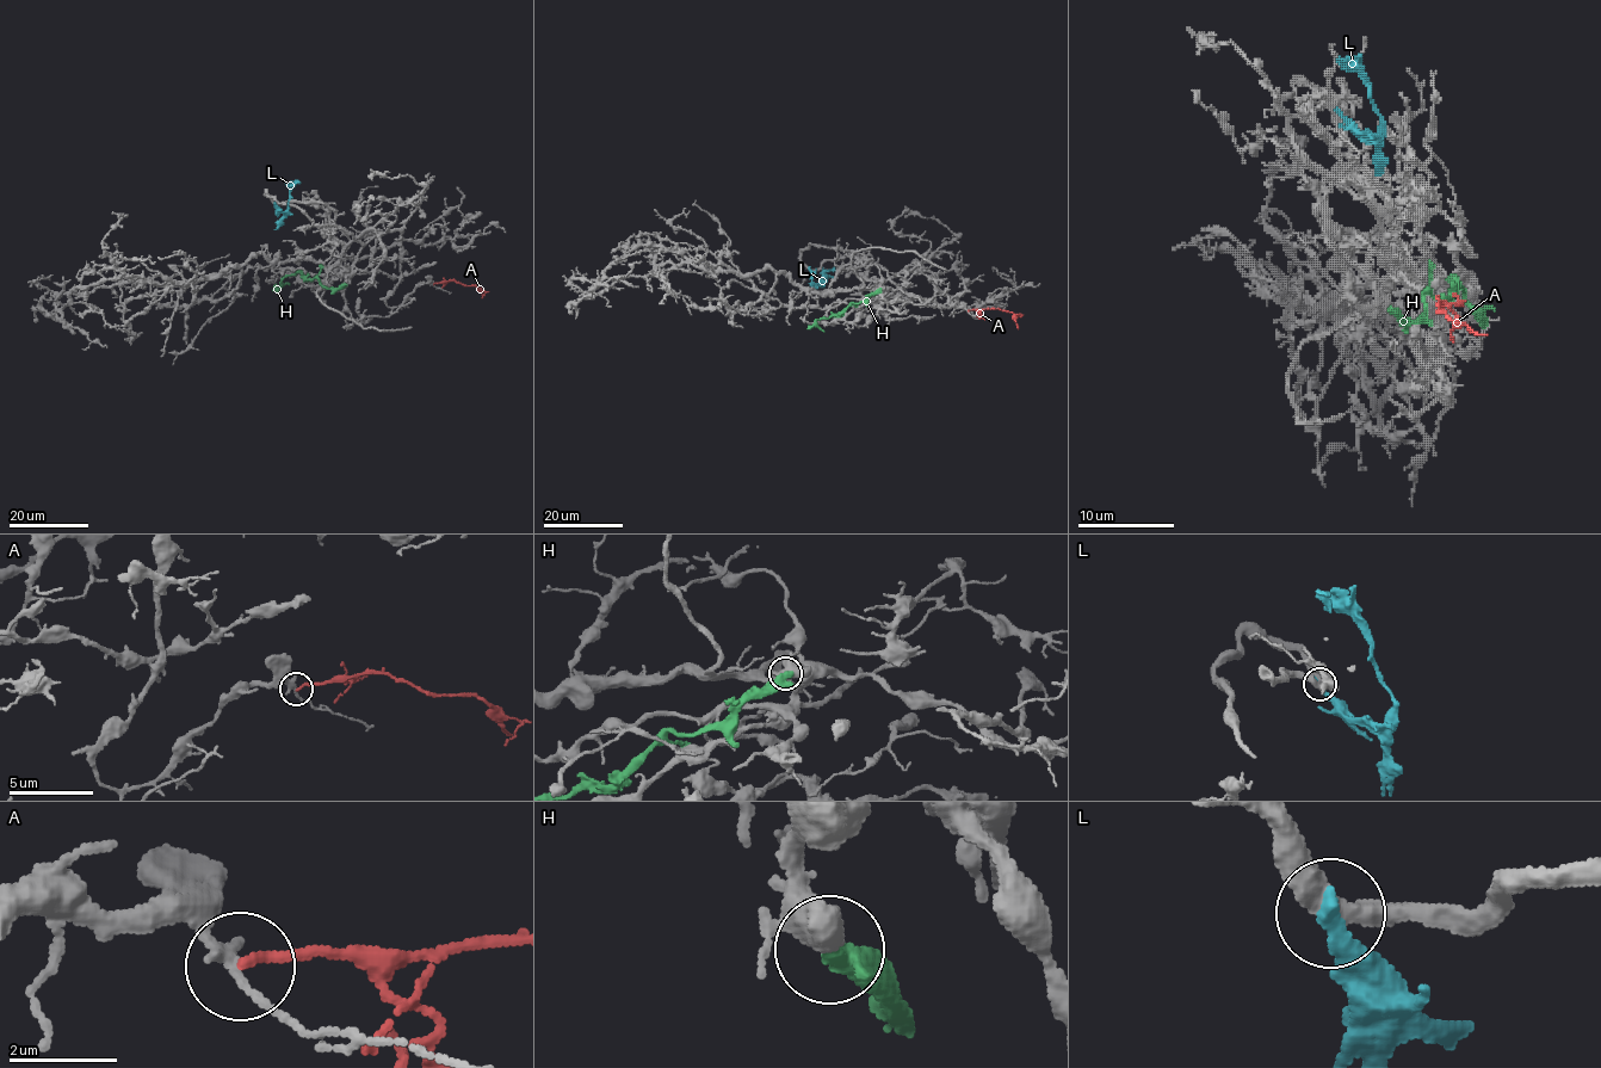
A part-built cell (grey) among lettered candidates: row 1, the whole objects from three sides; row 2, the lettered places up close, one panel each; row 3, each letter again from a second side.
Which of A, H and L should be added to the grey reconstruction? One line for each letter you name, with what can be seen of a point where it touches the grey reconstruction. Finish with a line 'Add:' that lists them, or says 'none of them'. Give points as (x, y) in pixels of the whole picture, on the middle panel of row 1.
Add: none of them

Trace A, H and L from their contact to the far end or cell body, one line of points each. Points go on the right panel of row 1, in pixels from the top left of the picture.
A: (1444, 308), (1439, 301), (1441, 313), (1487, 334)
H: (1390, 308), (1399, 318), (1416, 320), (1423, 313), (1423, 294), (1448, 296), (1456, 282), (1472, 313), (1487, 325)
L: (1340, 112), (1359, 131), (1378, 131), (1380, 115), (1371, 98), (1371, 86), (1337, 59)

